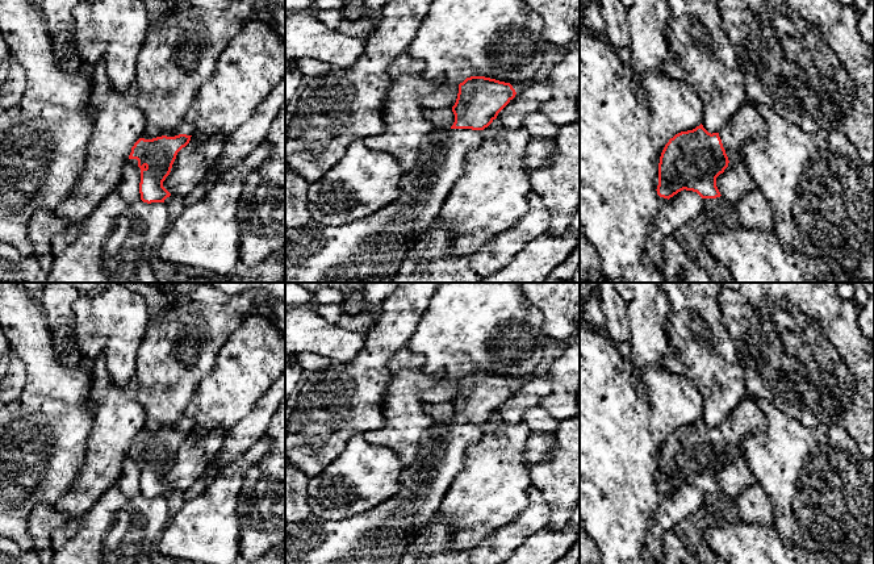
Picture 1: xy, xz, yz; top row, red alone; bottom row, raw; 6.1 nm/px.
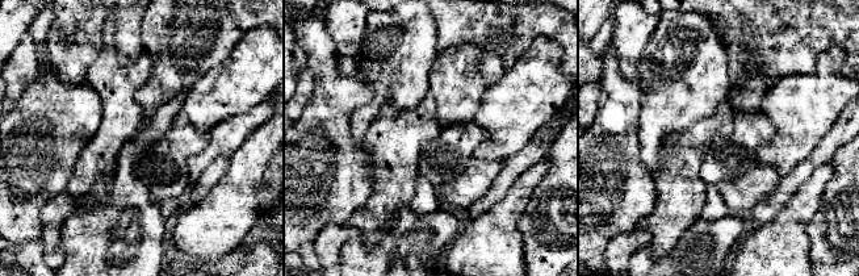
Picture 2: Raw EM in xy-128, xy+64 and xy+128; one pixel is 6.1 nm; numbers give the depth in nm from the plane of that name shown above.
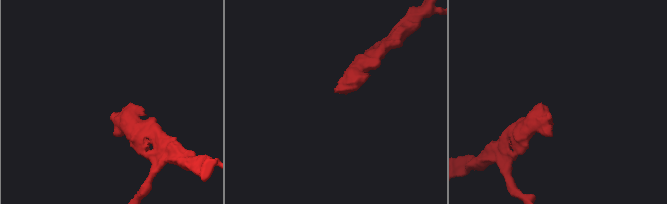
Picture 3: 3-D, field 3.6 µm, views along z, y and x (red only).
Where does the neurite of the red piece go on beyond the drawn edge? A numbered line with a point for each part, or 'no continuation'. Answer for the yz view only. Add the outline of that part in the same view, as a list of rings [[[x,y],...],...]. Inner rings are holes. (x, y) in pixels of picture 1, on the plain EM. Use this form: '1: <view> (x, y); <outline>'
1: yz (747, 418); [[[748,396],[719,425],[719,431],[731,458],[744,456],[743,440],[745,436],[765,430],[766,418],[758,404]]]

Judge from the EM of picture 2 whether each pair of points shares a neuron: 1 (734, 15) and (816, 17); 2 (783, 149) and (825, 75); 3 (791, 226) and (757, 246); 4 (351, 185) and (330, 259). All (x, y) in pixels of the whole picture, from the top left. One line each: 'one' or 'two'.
1: one
2: one
3: one
4: two

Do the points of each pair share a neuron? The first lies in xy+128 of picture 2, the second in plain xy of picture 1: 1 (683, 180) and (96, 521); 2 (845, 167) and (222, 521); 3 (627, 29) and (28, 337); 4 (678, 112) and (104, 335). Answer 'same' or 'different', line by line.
1: different
2: different
3: different
4: same

